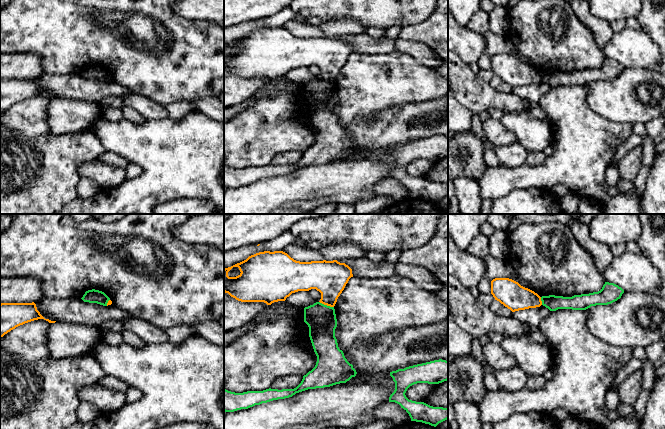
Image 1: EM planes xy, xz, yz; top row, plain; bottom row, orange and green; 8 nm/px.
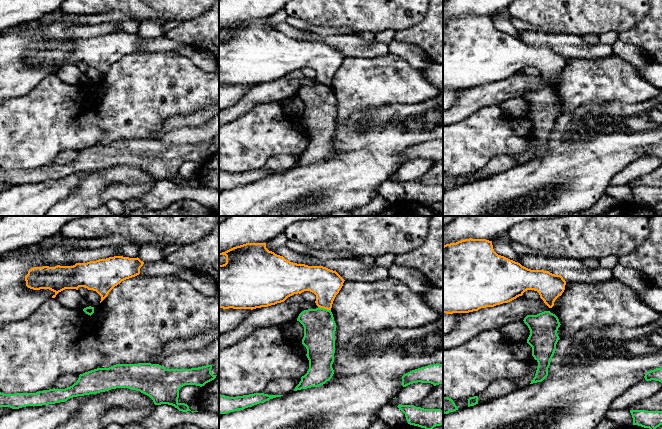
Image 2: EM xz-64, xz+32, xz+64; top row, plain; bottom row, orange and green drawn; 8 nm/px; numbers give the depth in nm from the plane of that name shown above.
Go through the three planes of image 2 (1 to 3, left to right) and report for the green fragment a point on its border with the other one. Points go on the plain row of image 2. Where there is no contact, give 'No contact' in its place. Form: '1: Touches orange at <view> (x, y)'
1: No contact
2: Touches orange at xz+32 (324, 84)
3: No contact

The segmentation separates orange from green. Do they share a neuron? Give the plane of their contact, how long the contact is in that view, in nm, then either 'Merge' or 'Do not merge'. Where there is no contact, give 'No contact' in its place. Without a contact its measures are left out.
Touches orange in xz. Shared border 130 nm. Do not merge

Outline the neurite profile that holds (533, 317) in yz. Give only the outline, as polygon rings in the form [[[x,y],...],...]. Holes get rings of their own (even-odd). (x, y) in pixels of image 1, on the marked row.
[[[541,305],[536,308],[529,308],[512,312],[512,316],[519,320],[522,324],[527,324],[530,327],[539,327],[543,320],[545,320],[551,311],[545,306]]]

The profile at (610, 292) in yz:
[[[605,282],[598,292],[589,294],[574,295],[572,297],[563,296],[542,296],[542,305],[550,311],[558,309],[586,310],[591,306],[608,305],[621,298],[624,290],[614,283]]]

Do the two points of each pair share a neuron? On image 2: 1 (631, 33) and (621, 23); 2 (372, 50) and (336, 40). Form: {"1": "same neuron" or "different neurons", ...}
{"1": "different neurons", "2": "same neuron"}

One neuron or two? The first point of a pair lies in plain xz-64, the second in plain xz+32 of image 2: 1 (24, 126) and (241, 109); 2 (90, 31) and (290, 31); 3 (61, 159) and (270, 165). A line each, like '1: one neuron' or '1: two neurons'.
1: two neurons
2: one neuron
3: one neuron

